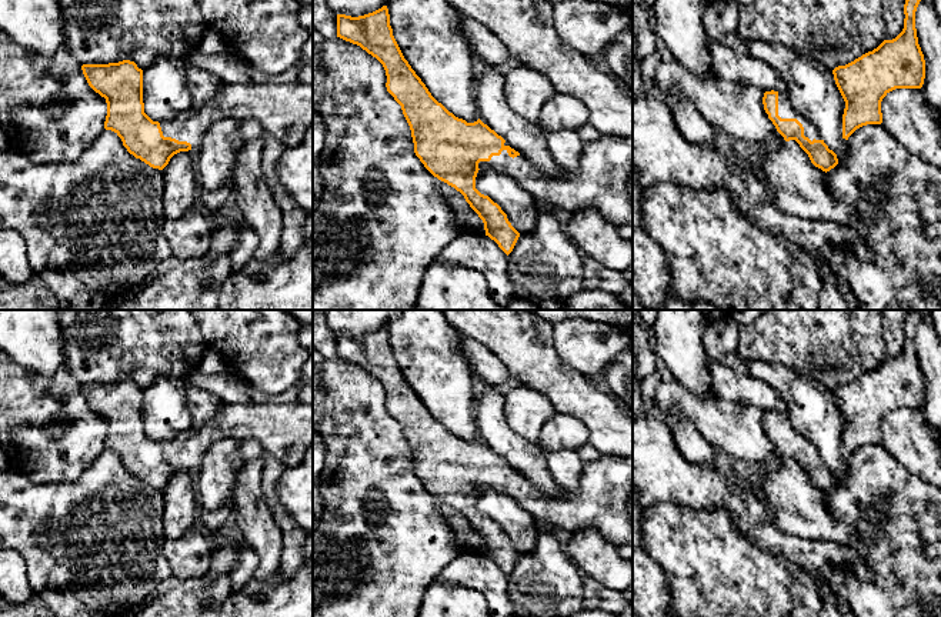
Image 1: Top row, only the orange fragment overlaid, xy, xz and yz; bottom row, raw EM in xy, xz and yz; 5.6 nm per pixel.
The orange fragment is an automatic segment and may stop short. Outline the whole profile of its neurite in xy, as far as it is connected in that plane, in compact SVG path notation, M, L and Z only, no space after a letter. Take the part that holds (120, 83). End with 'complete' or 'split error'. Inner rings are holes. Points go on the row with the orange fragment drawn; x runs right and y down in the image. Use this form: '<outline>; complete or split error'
M134 61L83 64L81 70L89 86L106 99L104 129L114 131L130 154L158 170L163 170L174 154L198 149L208 127L221 119L257 120L266 134L286 147L298 146L313 124L313 86L300 81L286 84L254 81L223 84L211 101L200 106L194 104L173 120L156 121L144 113L143 70Z; split error

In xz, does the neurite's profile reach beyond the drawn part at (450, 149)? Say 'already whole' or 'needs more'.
needs more

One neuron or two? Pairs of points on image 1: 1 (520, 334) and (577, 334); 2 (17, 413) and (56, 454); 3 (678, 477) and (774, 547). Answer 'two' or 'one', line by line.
1: two
2: one
3: one

